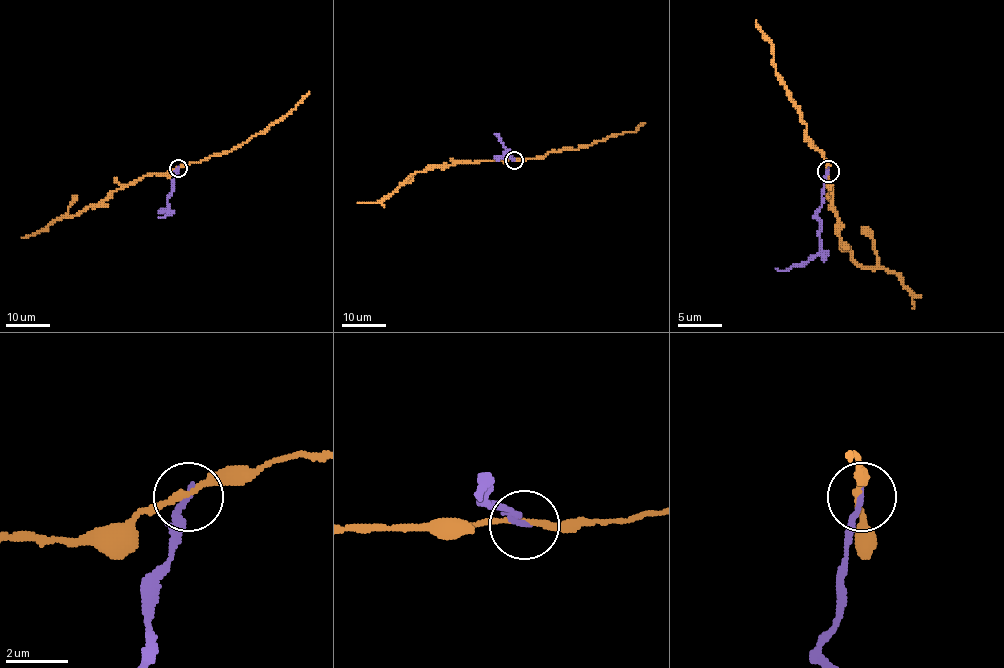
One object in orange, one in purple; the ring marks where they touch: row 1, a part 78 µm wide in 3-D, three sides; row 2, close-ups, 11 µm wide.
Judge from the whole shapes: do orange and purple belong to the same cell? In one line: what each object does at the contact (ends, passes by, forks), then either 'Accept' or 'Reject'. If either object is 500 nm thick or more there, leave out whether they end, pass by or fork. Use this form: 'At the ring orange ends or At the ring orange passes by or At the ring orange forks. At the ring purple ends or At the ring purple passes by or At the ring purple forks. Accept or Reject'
At the ring orange passes by. At the ring purple ends. Reject

